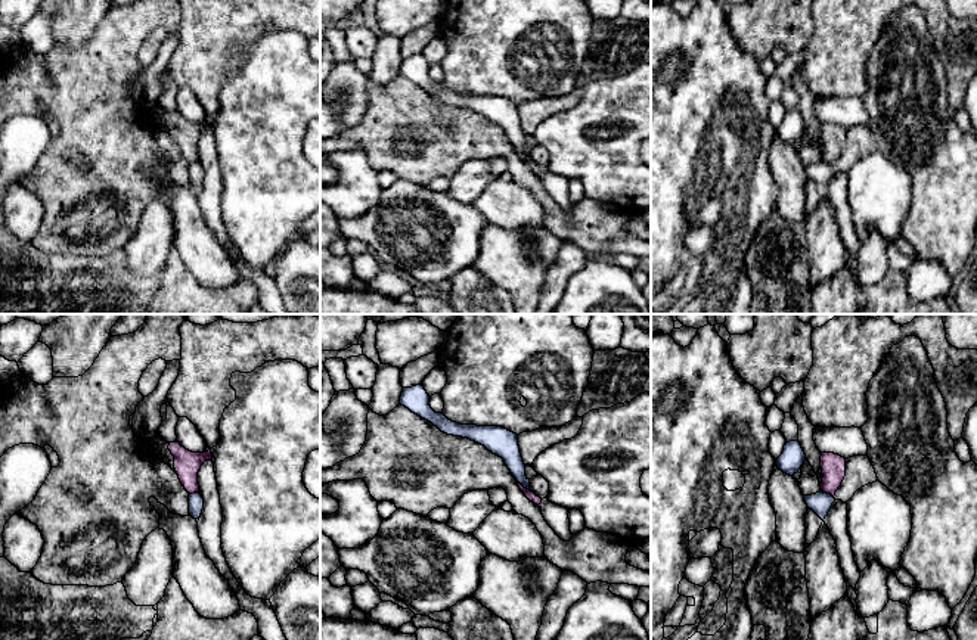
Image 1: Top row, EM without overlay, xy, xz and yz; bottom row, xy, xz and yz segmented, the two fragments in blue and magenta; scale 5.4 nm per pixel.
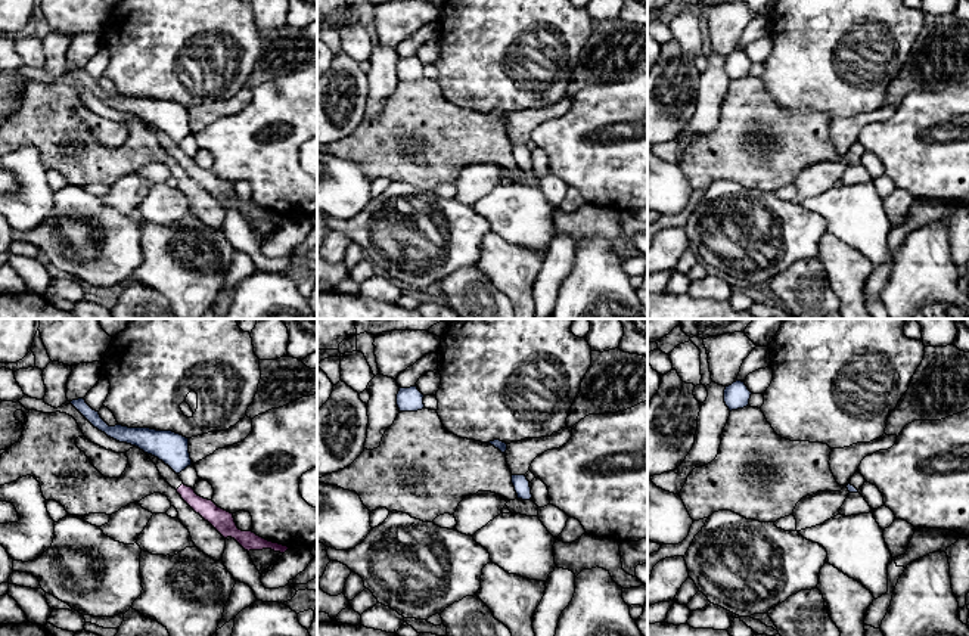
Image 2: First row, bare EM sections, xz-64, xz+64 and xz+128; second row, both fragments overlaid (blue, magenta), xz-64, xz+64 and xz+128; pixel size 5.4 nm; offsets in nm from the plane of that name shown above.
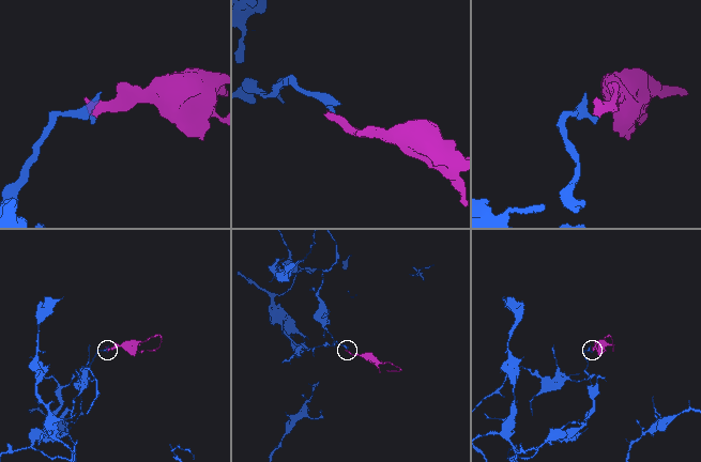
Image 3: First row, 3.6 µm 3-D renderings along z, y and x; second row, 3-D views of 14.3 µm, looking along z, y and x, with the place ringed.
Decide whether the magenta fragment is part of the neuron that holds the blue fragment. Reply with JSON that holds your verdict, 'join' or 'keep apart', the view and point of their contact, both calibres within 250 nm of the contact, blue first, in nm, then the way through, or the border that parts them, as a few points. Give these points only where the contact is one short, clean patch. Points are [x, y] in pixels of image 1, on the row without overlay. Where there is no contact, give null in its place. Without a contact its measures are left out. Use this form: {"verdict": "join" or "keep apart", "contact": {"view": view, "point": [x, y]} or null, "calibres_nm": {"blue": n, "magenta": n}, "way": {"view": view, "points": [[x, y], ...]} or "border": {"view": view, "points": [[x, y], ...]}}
{"verdict": "keep apart", "contact": {"view": "xz", "point": [523, 155]}, "calibres_nm": {"blue": 140, "magenta": 50}, "border": {"view": "xz", "points": [[517, 149], [529, 160]]}}

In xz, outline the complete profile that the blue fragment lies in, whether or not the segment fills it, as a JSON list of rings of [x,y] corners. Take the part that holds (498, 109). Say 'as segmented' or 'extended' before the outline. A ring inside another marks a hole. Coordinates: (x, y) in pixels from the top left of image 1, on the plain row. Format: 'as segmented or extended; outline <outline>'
as segmented; outline [[[422,55],[403,58],[400,74],[447,105],[468,108],[484,115],[488,121],[502,127],[512,146],[524,158],[530,159],[530,149],[525,146],[525,134],[519,122],[517,103],[502,96],[459,94],[449,90],[443,83],[435,83],[431,78],[429,65]]]

